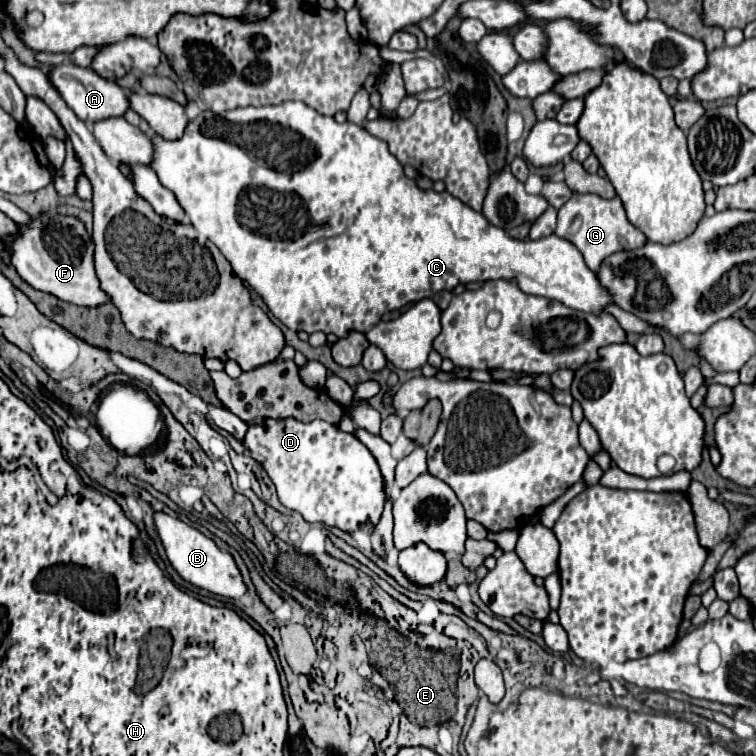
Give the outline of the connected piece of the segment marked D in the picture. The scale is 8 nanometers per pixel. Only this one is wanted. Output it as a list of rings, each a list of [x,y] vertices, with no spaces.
[[[265,418],[261,424],[249,424],[243,444],[253,456],[263,458],[261,466],[275,484],[281,504],[299,512],[307,522],[321,522],[329,528],[339,528],[349,534],[365,524],[371,524],[373,528],[379,524],[387,500],[385,480],[375,456],[353,434],[343,432],[339,426],[325,420],[299,422],[297,418]]]

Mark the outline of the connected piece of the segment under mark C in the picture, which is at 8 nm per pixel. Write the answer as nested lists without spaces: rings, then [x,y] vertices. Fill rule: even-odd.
[[[283,102],[277,106],[245,106],[245,108],[235,108],[227,110],[221,114],[215,112],[201,112],[189,126],[185,128],[185,136],[177,142],[167,142],[161,140],[157,134],[153,134],[153,144],[157,148],[157,156],[151,164],[151,168],[157,172],[161,184],[169,188],[181,208],[185,210],[191,226],[205,238],[209,238],[221,254],[231,262],[233,272],[247,282],[251,288],[257,290],[257,294],[263,298],[263,302],[269,306],[271,314],[281,320],[287,328],[299,332],[305,330],[307,334],[311,332],[333,332],[335,336],[343,338],[349,334],[349,330],[357,332],[367,332],[373,324],[379,322],[379,318],[385,312],[399,310],[407,304],[415,304],[423,298],[433,298],[441,290],[453,290],[457,284],[467,284],[467,282],[485,282],[485,280],[517,280],[517,286],[527,292],[527,294],[539,294],[539,296],[549,296],[553,300],[563,302],[569,308],[581,310],[581,312],[603,312],[603,306],[609,304],[609,296],[601,292],[601,284],[597,284],[595,272],[591,272],[577,248],[569,244],[567,240],[561,240],[559,236],[545,236],[539,240],[517,240],[505,234],[503,228],[489,224],[489,220],[481,214],[471,210],[467,204],[461,200],[453,198],[449,192],[435,192],[435,190],[421,190],[417,188],[415,180],[407,178],[403,174],[403,166],[397,162],[397,158],[389,152],[387,144],[375,136],[371,136],[365,128],[343,122],[337,124],[335,118],[331,116],[321,116],[317,110],[307,106],[305,102]],[[303,150],[313,152],[313,160],[309,160],[303,166]]]

